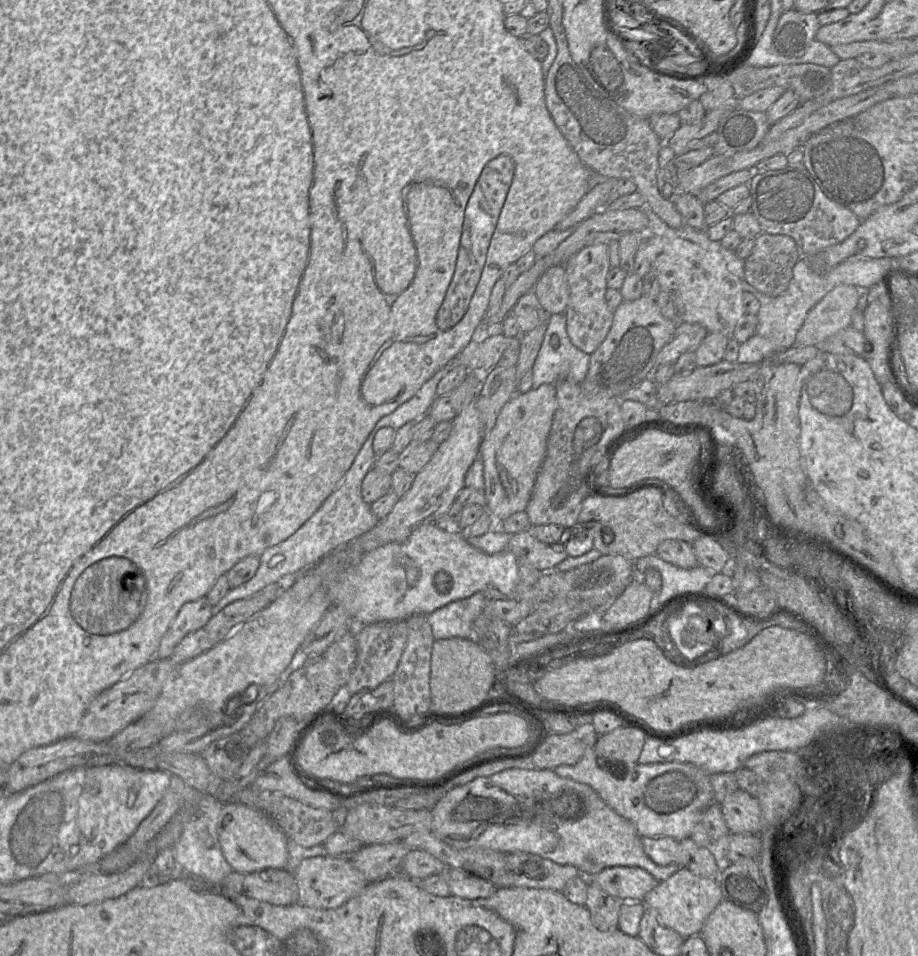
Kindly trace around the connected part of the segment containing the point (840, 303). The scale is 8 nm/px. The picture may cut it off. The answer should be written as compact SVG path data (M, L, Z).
M839 285L828 292L807 314L793 347L816 346L838 331L851 326L861 290Z

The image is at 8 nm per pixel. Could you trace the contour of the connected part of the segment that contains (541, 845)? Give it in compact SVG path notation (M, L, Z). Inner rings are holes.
M510 769L477 778L448 792L431 809L431 814L431 832L450 846L482 847L503 854L534 854L560 865L573 865L587 878L610 867L639 867L659 882L679 869L676 865L658 865L653 862L644 852L642 837L630 821L617 814L590 786L562 778L554 769Z

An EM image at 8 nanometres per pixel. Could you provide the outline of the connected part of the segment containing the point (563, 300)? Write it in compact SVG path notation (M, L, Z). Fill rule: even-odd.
M555 265L544 272L533 291L547 313L565 313L570 292L564 266Z

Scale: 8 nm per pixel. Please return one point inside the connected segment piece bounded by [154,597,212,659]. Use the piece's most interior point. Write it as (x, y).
(193, 615)

